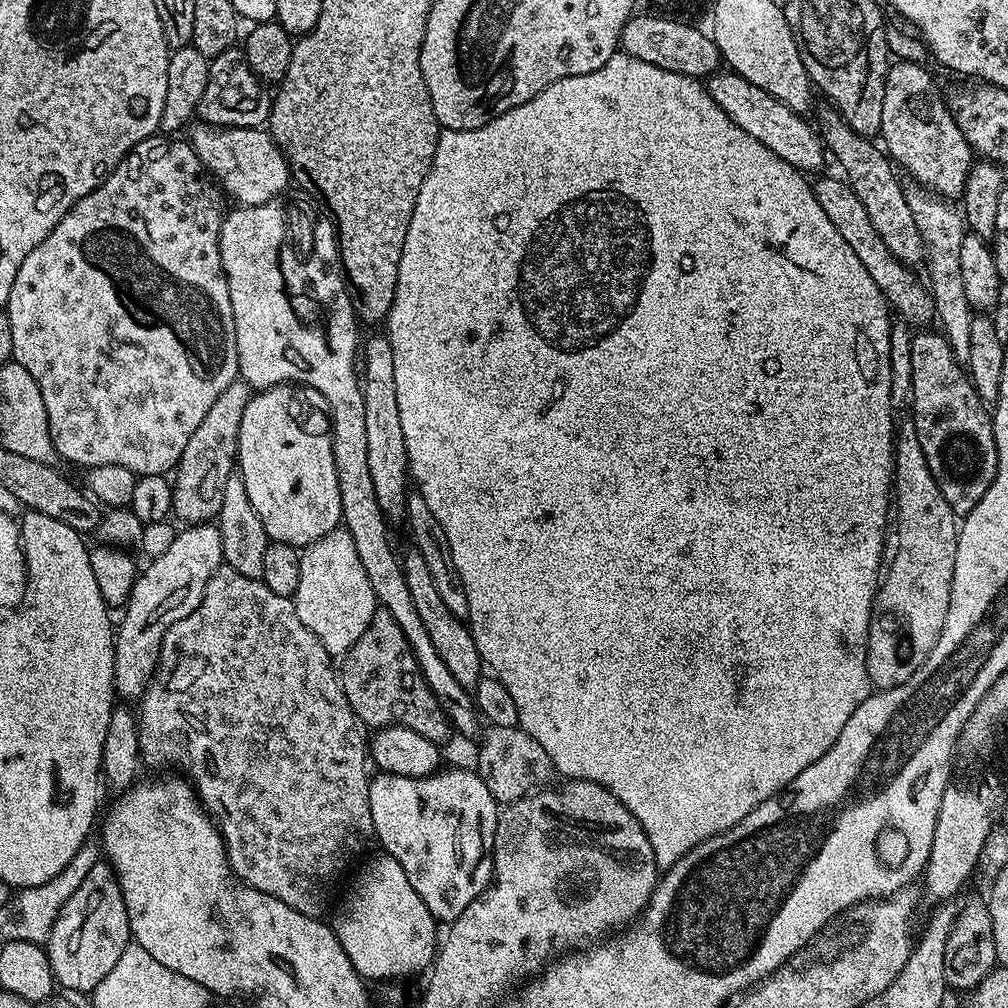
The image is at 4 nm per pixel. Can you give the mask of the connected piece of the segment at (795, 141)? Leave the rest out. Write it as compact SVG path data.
M720 70L707 77L706 87L710 98L714 98L714 102L726 110L734 126L742 126L750 138L758 138L758 142L762 142L766 150L774 150L782 162L790 162L790 166L805 174L821 171L819 168L824 164L824 156L826 160L824 141L820 139L819 131L809 121L809 125L804 121L801 113L790 110L790 106L766 94L766 90L759 86L754 86L754 82L746 82L746 78L731 70Z

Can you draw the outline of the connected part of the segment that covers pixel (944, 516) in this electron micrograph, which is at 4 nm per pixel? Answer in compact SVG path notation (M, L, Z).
M904 418L901 424L899 421L898 427L895 429L892 467L894 469L896 553L892 556L892 565L889 568L887 565L886 571L883 573L882 583L879 585L876 598L872 602L872 617L868 627L868 676L872 679L873 685L880 690L893 688L906 682L906 678L910 678L910 674L914 674L918 670L918 666L922 666L922 662L926 662L926 658L930 658L930 654L934 650L934 642L938 642L938 634L942 634L942 626L946 622L946 610L950 610L950 586L954 582L954 554L956 553L956 534L958 531L958 517L952 511L950 502L946 502L946 498L942 498L942 490L938 490L938 482L934 482L934 478L930 474L930 466L926 466L926 454L922 454L922 442L918 442L916 427L910 418Z

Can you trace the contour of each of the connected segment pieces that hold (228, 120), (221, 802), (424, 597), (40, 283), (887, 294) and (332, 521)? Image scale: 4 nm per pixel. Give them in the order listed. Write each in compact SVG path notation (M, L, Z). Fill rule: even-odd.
M239 47L227 48L222 54L211 57L210 78L206 78L206 90L202 93L198 116L203 123L218 128L264 128L272 113L272 96L267 92L265 81L259 80L250 70L250 62Z
M221 566L204 584L204 597L197 608L166 630L156 672L138 704L138 727L140 758L147 767L148 764L152 768L177 764L188 771L187 779L196 789L205 812L212 817L224 839L224 849L233 874L254 890L262 890L262 894L270 894L278 898L278 902L286 902L286 906L298 910L298 914L323 917L336 879L343 874L344 867L367 846L368 839L371 841L374 836L368 793L370 760L366 755L366 736L360 733L362 725L352 713L350 702L346 702L334 657L316 635L302 626L295 603L287 596L274 594L274 590L270 590L263 580L246 578L246 574L238 574L238 570Z
M409 550L403 553L402 567L406 586L410 589L410 598L414 598L414 606L422 618L422 626L426 626L426 634L430 634L430 642L434 642L434 650L438 650L438 658L446 662L450 674L454 674L454 678L458 678L464 688L475 689L477 682L482 679L482 661L478 646L474 646L472 631L461 617L450 614L446 602L442 602L438 586L434 586L434 578L426 567L426 558L422 558L415 550Z
M157 134L138 142L138 146L124 155L124 161L94 191L76 203L62 222L58 222L58 226L54 226L54 230L50 230L50 234L34 246L34 250L30 250L30 254L26 254L26 262L22 262L18 278L14 278L14 286L10 286L6 315L10 322L10 334L14 337L12 360L24 366L41 388L50 438L61 461L81 464L84 470L101 464L126 466L126 470L133 472L137 478L171 473L182 458L182 450L186 450L186 442L190 442L194 430L198 430L198 425L202 418L206 418L218 394L238 379L240 367L234 318L230 310L230 288L226 286L226 274L222 270L220 257L220 227L226 215L225 197L191 143L187 139L176 139L180 138Z
M821 175L820 181L815 181L814 191L818 198L818 206L826 210L826 218L834 222L834 230L842 234L842 239L850 245L850 250L861 259L862 266L866 267L870 278L874 278L878 290L882 290L884 299L888 301L889 309L901 321L912 326L928 326L933 323L936 316L936 303L932 301L932 293L926 287L925 281L915 276L913 269L902 263L890 254L886 242L878 235L878 230L871 225L870 216L866 211L866 206L862 205L862 200L858 194L849 186L847 179L836 176ZM897 312L897 313L896 313ZM900 315L900 316L898 316ZM920 324L920 325L916 325Z
M279 384L273 388L257 391L249 400L246 410L242 414L242 426L240 427L240 437L238 438L236 450L238 453L238 475L246 486L246 495L250 497L250 506L254 506L258 518L262 518L262 526L266 530L269 541L288 544L291 548L303 550L309 544L318 542L318 538L322 538L334 529L341 527L342 494L338 494L338 470L336 469L334 450L332 449L332 422L328 413L328 403L321 392L299 384Z

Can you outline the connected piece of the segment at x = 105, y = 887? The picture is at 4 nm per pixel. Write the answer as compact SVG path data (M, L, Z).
M98 863L86 874L82 886L70 894L48 936L46 951L52 976L61 989L90 994L117 965L128 943L128 911L120 893L120 883L116 881L111 864Z

